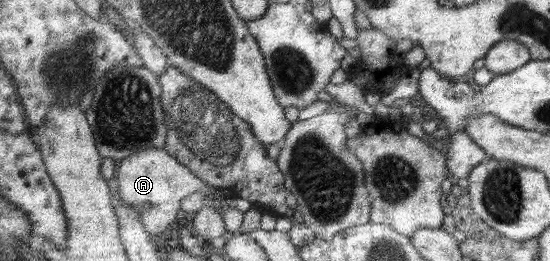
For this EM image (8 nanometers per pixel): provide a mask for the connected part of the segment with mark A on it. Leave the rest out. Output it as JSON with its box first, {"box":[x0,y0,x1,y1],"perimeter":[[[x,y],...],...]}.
{"box":[113,149,208,243],"perimeter":[[[144,149],[140,153],[124,157],[118,163],[118,173],[113,177],[117,179],[116,189],[120,201],[138,212],[145,230],[154,243],[158,239],[164,239],[158,235],[162,235],[166,227],[176,219],[176,215],[180,215],[180,201],[197,192],[208,192],[208,187],[197,175],[190,173],[190,170],[163,149]]]}

